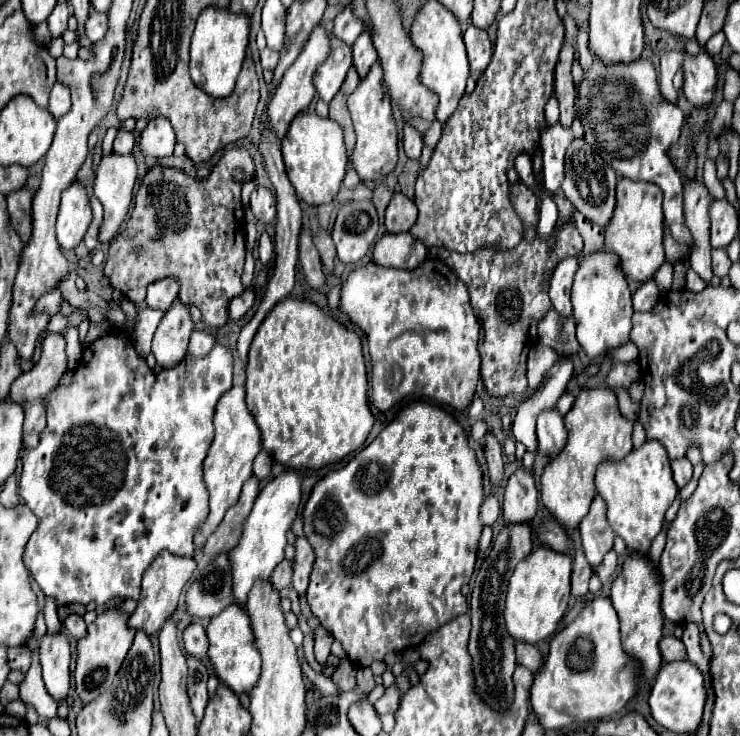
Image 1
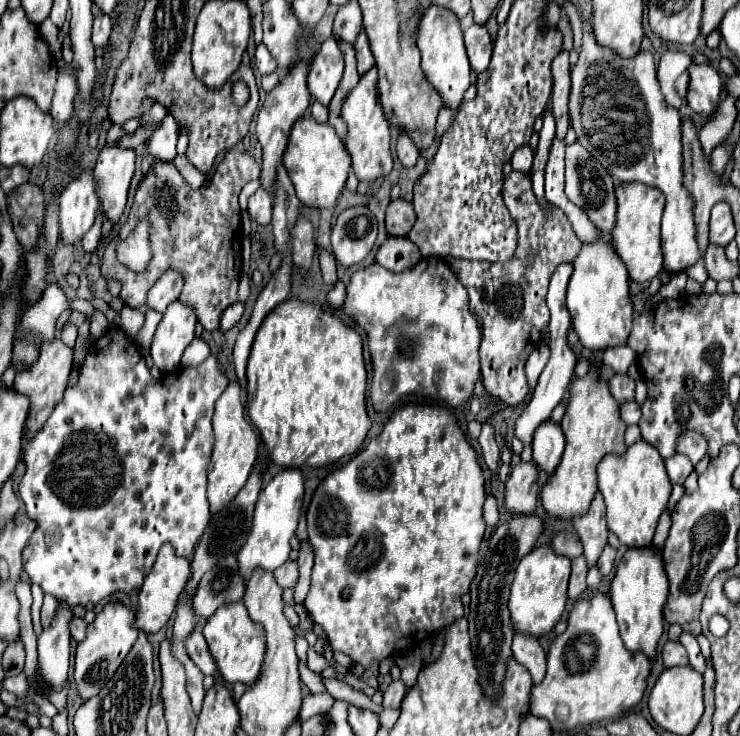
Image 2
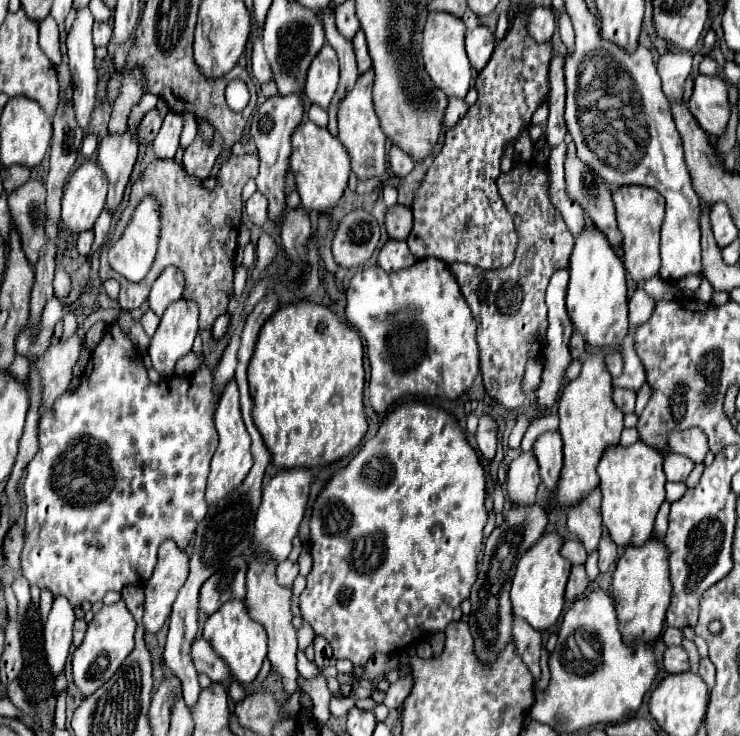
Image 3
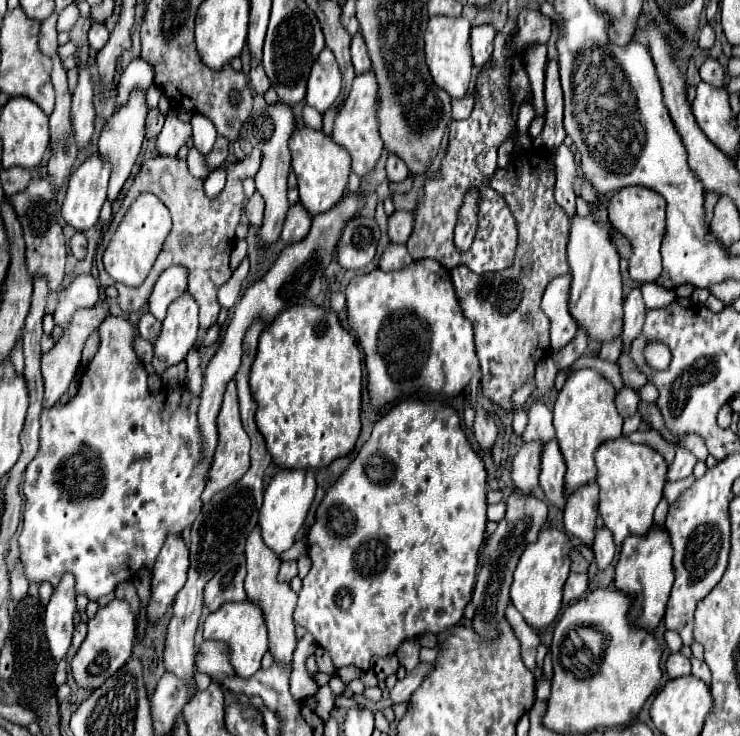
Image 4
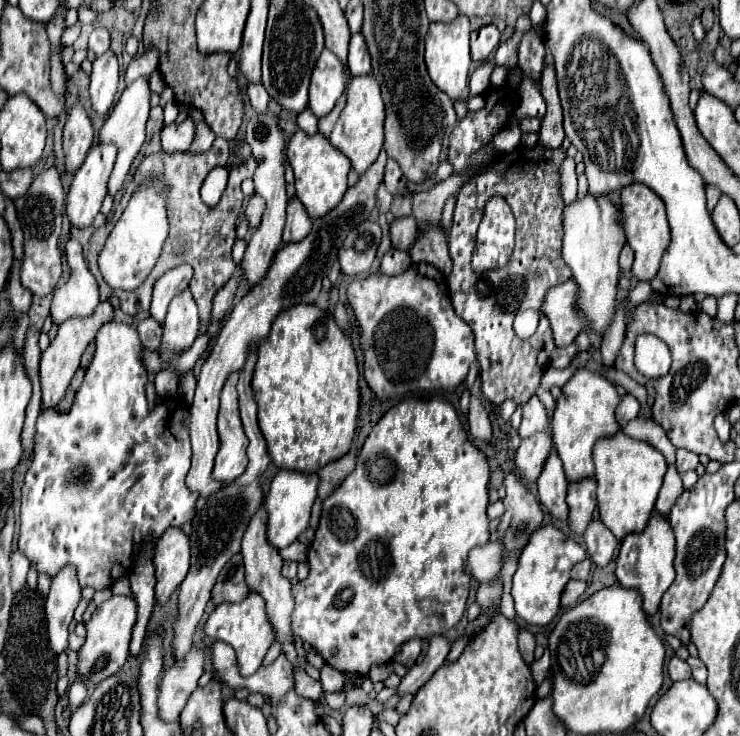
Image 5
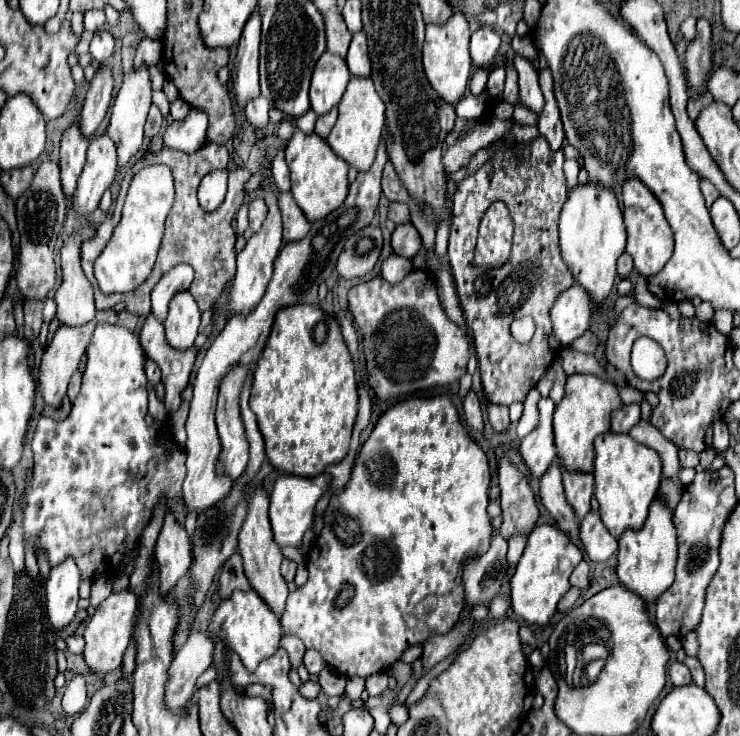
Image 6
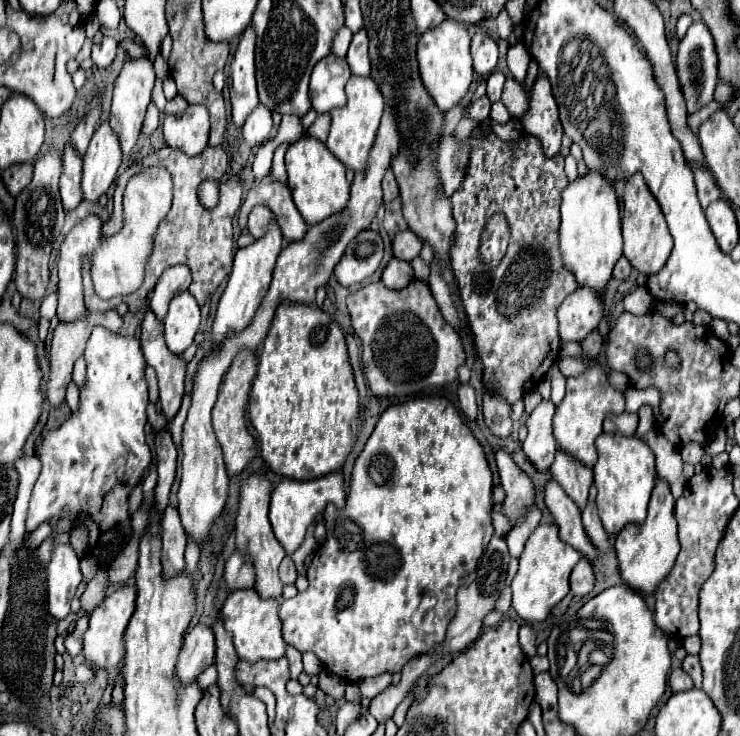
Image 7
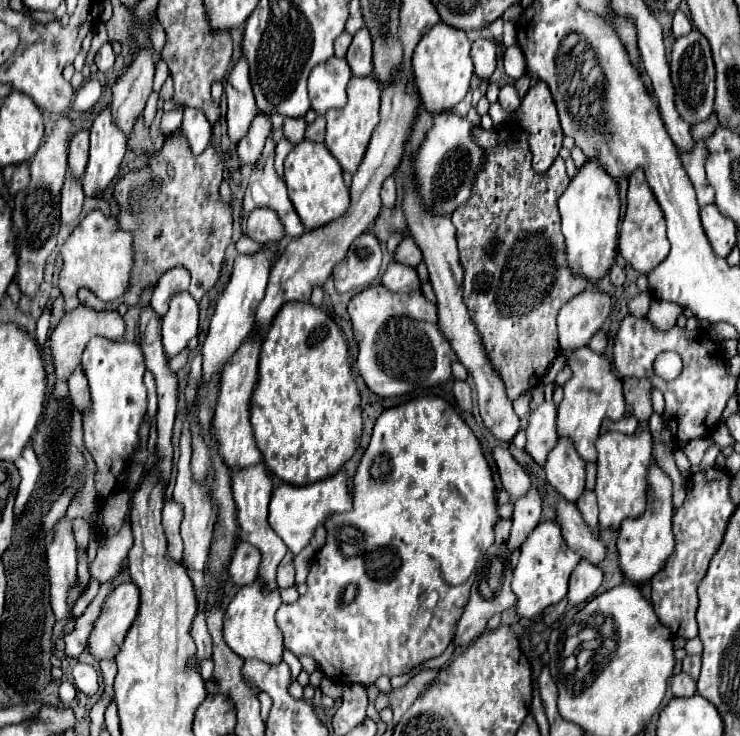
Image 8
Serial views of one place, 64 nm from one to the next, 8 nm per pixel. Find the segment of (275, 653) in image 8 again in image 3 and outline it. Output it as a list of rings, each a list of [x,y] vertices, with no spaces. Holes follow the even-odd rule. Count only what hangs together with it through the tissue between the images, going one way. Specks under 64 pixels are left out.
[[[232,600],[232,602],[224,604],[218,612],[210,614],[204,624],[204,638],[212,644],[212,648],[218,652],[218,656],[226,660],[232,676],[238,682],[248,684],[258,676],[262,662],[266,658],[266,632],[260,622],[252,620],[244,602]]]

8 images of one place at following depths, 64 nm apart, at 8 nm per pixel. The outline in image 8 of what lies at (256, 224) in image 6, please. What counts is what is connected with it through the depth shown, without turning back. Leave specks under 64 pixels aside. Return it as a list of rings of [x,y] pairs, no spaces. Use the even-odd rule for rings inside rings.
[[[258,208],[248,218],[246,236],[254,242],[266,246],[266,244],[280,244],[284,238],[284,226],[278,220],[278,216],[268,208]]]

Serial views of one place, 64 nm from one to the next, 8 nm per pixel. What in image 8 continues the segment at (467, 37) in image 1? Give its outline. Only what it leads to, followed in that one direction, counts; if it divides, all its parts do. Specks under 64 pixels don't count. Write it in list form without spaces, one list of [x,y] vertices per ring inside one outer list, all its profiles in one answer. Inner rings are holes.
[[[480,38],[472,44],[474,58],[474,74],[480,80],[488,80],[496,68],[496,42]]]

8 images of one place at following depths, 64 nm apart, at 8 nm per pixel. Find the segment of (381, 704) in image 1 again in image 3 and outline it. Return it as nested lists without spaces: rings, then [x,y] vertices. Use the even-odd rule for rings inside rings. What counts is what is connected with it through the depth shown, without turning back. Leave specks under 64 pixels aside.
[[[412,674],[400,678],[396,684],[392,684],[392,686],[388,688],[384,704],[386,704],[388,708],[400,708],[400,706],[404,704],[404,700],[410,696],[412,688],[414,688],[414,676],[412,676]]]

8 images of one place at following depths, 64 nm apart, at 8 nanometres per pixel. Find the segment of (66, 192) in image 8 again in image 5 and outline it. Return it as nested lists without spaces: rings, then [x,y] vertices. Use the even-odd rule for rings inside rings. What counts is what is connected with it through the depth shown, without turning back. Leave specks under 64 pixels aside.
[[[74,106],[74,110],[66,118],[62,146],[64,146],[64,172],[74,176],[82,166],[90,146],[92,146],[92,120],[86,108]]]

